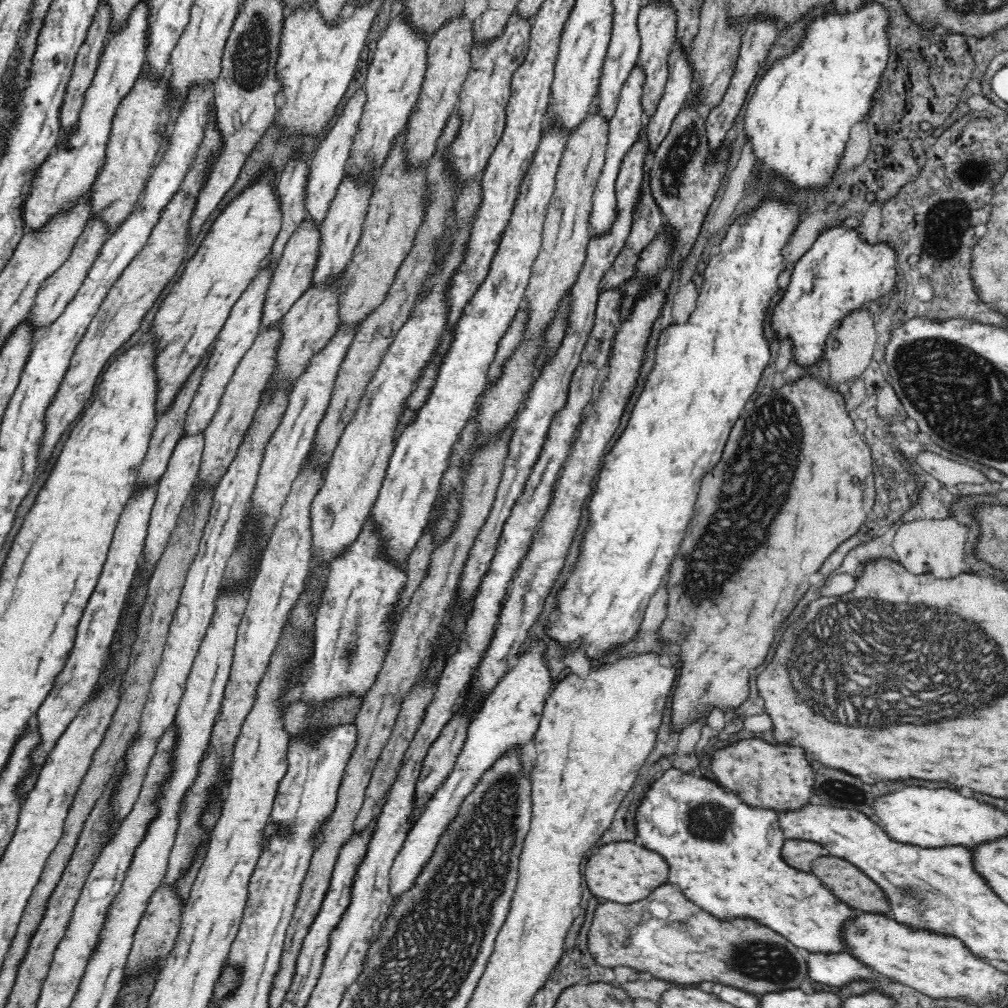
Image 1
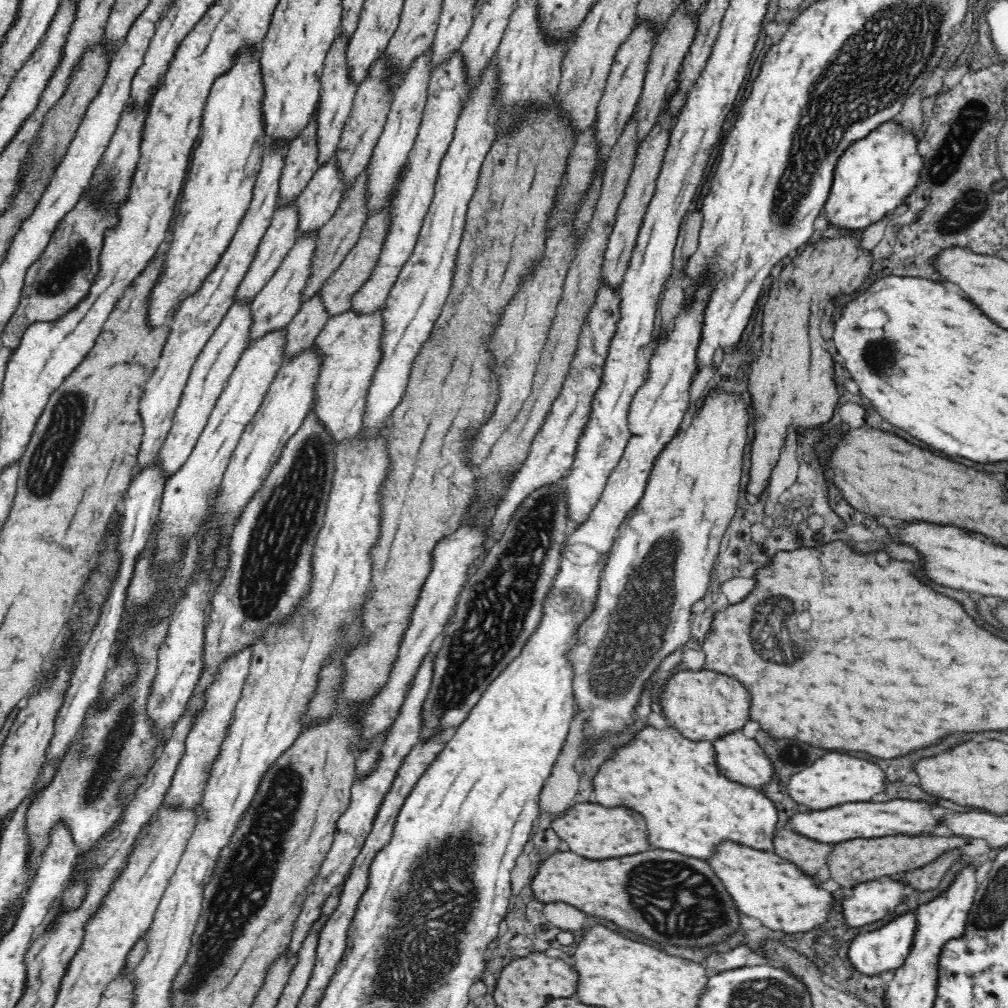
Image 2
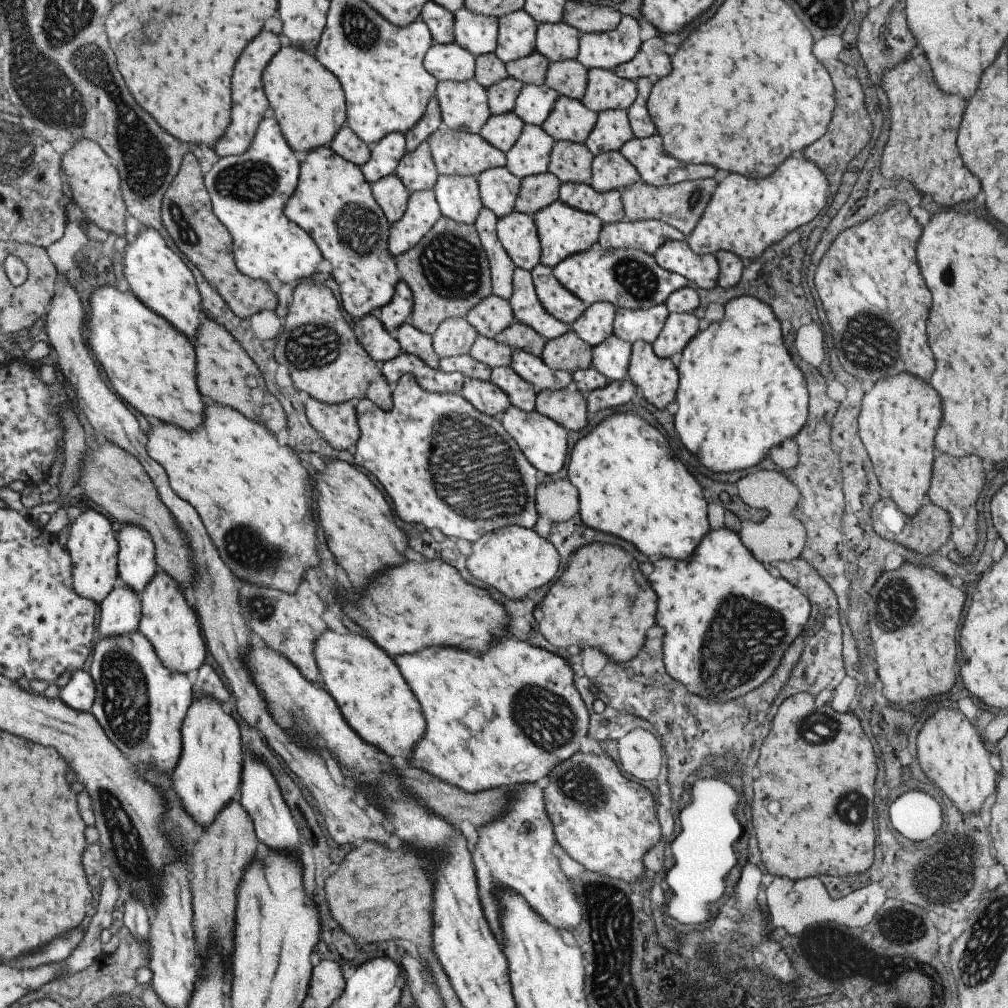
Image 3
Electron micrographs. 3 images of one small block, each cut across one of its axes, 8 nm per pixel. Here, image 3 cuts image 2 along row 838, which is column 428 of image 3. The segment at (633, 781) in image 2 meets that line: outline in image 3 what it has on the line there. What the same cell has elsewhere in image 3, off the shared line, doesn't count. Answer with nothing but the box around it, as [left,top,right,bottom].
[395,635,588,793]

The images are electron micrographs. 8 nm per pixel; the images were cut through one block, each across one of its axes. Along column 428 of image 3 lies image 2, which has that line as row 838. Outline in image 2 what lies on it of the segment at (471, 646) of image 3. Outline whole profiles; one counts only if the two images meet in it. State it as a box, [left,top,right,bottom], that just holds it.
[552,804,650,860]

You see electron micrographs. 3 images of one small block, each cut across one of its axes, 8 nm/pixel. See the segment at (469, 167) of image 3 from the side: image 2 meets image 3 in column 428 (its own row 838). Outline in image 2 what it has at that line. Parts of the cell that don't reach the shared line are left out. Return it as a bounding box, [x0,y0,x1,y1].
[133,643,252,848]

